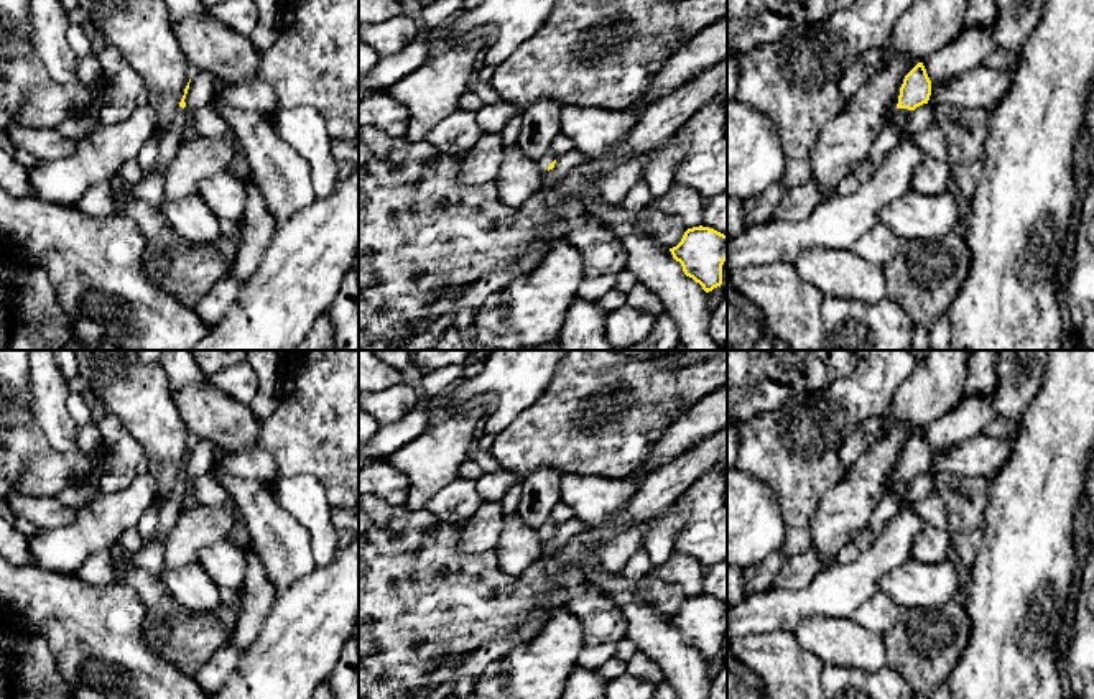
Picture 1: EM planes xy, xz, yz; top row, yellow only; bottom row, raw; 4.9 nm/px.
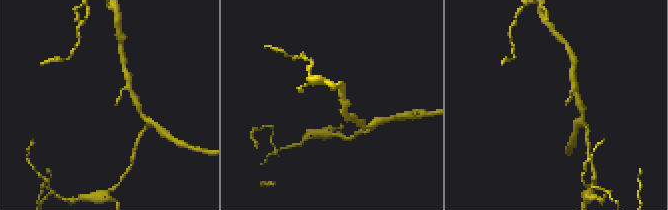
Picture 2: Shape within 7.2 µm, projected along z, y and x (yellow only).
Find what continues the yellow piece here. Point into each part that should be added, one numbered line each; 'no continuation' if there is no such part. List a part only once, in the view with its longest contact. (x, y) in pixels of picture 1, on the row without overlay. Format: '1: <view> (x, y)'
1: yz (902, 482)

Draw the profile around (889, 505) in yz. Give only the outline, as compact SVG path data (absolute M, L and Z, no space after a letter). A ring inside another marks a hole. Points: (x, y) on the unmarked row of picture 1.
M898 469L887 479L883 495L878 500L878 503L870 516L869 528L874 531L874 535L880 535L885 530L887 523L902 508L900 498L897 493L897 477L898 477L897 472L898 472Z

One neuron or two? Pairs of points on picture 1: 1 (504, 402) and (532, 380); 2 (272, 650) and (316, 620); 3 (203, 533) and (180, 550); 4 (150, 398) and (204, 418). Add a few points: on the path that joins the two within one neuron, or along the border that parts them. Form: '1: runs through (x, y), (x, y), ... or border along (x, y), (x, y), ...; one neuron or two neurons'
1: runs through (510, 395), (525, 380); one neuron
2: runs through (283, 650), (305, 632); one neuron
3: runs through (198, 533), (185, 545); one neuron
4: border along (171, 392), (180, 418), (193, 439); two neurons

